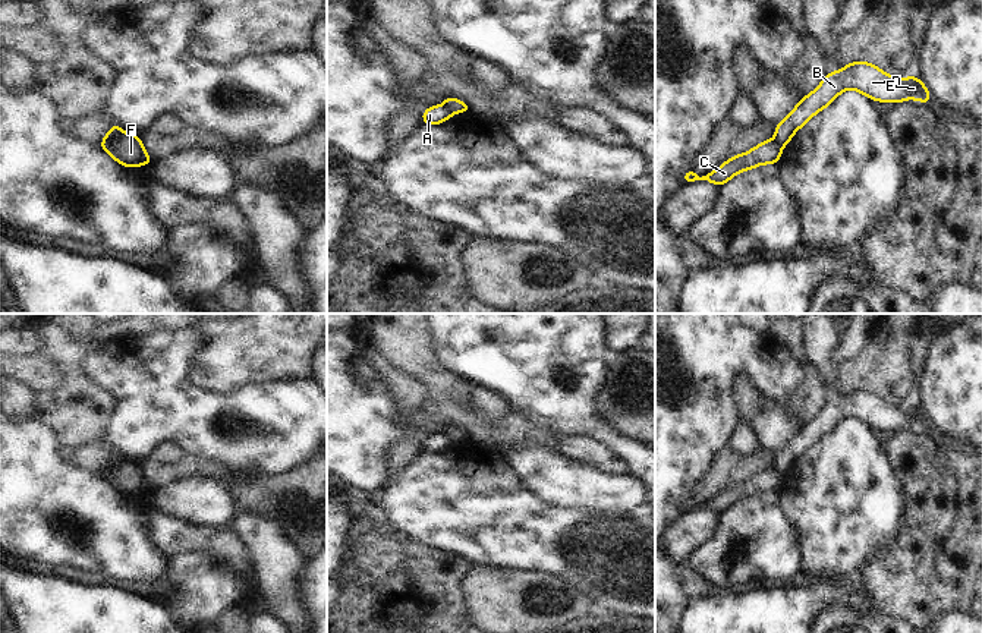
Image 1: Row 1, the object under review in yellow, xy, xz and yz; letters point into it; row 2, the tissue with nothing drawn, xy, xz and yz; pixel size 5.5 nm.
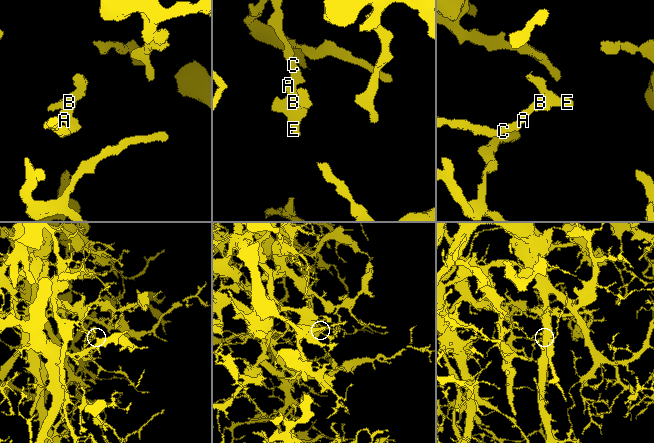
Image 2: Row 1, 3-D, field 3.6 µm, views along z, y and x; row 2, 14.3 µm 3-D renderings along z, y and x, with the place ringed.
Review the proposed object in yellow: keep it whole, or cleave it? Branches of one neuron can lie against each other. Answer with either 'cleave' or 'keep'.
cleave

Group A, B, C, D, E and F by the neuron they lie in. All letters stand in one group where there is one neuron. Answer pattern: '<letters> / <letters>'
A B D E / C F

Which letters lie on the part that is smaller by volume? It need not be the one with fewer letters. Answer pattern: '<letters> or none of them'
A, B, D, E

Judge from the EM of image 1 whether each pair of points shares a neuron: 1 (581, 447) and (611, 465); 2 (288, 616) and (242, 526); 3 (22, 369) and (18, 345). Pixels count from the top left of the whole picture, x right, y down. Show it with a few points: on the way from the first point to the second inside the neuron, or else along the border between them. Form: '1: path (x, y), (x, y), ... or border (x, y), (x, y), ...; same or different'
1: path (588, 450), (604, 459); same
2: path (282, 594), (277, 579), (277, 561), (264, 548); same
3: border (15, 353), (25, 358); different

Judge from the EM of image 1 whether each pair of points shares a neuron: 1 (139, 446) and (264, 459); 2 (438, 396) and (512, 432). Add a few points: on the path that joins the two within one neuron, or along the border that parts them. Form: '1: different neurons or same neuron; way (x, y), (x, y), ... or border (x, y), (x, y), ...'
1: same neuron; way (170, 432), (211, 432), (222, 440), (233, 441)
2: same neuron; way (456, 411), (477, 430), (494, 432)

